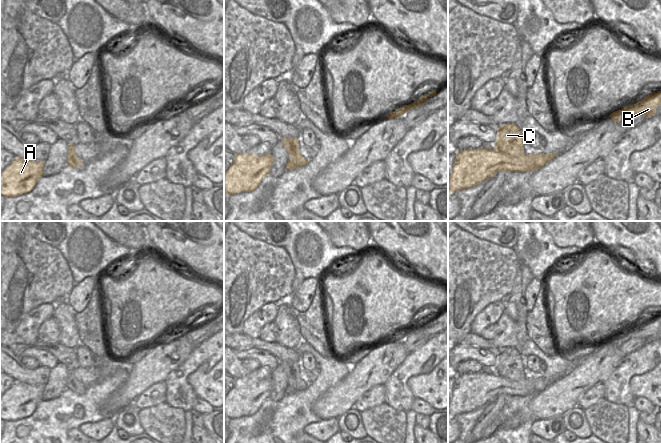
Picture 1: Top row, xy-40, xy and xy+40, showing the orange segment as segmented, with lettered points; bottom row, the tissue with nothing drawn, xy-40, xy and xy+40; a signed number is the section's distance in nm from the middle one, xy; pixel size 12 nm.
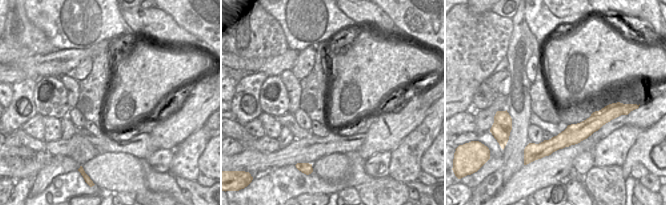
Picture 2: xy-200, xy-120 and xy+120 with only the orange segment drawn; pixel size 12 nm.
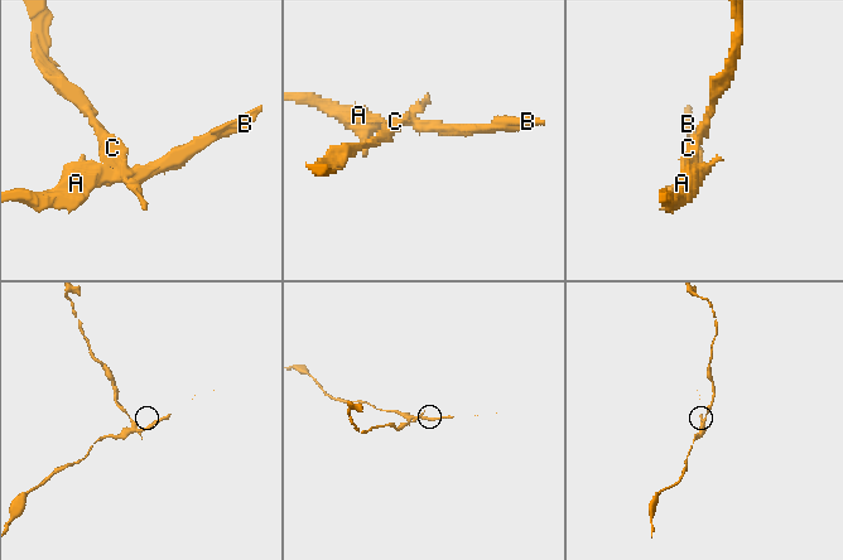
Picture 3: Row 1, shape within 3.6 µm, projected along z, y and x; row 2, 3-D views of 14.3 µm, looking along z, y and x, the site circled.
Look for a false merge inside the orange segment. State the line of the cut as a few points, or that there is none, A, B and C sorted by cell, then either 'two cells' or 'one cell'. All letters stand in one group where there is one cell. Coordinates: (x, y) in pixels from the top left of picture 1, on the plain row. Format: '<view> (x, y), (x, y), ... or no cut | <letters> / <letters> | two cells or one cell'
xy+40 (496, 373), (509, 380), (525, 379) | A B / C | two cells

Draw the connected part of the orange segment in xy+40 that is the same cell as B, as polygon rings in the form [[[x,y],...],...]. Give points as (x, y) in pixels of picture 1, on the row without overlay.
[[[661,315],[654,316],[641,325],[628,329],[620,334],[611,337],[609,340],[613,345],[620,347],[632,338],[642,338],[646,342],[652,342],[656,338],[656,333],[661,327]]]

